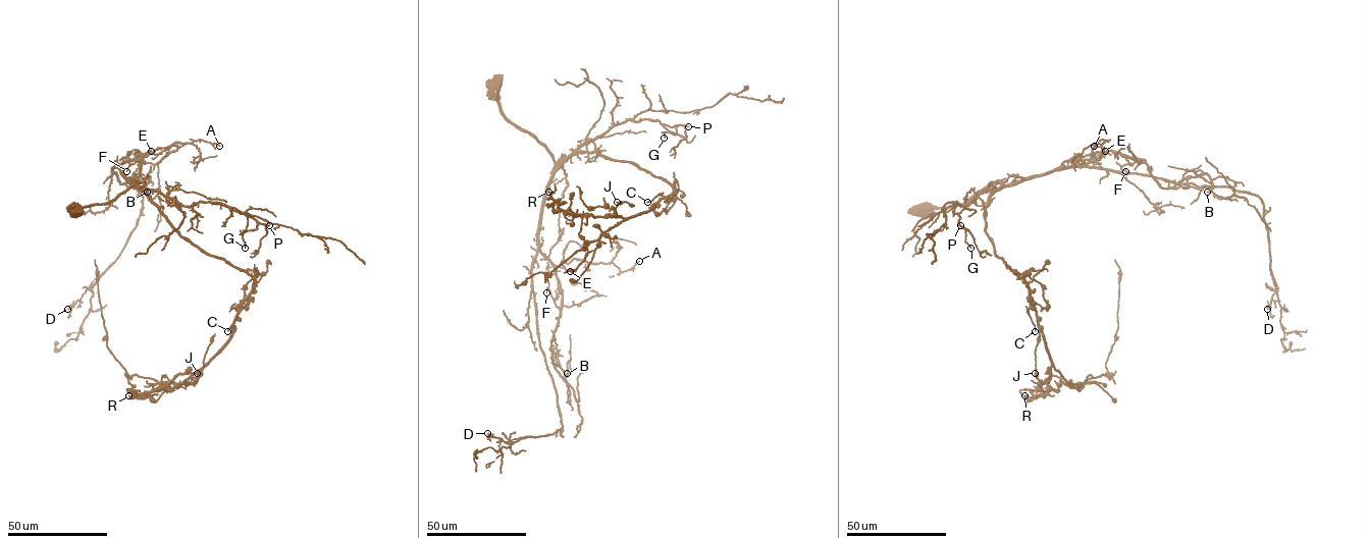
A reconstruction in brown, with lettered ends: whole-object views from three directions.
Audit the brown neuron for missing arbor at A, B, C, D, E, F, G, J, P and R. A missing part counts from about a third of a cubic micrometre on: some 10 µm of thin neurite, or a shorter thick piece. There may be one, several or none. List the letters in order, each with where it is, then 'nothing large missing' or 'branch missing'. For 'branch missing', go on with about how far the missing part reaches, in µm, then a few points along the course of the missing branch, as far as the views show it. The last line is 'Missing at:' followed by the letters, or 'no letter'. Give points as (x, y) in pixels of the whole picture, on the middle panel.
A: (639, 261) | nothing large missing
B: (567, 373) | nothing large missing
C: (647, 202) | branch missing | 10 µm
D: (487, 433) | nothing large missing
E: (570, 271) | nothing large missing
F: (546, 292) | nothing large missing
G: (664, 138) | nothing large missing
J: (617, 202) | nothing large missing
P: (688, 126) | branch missing | 45 µm
R: (548, 192) | branch missing | 45 µm
Missing at: C, P, R

